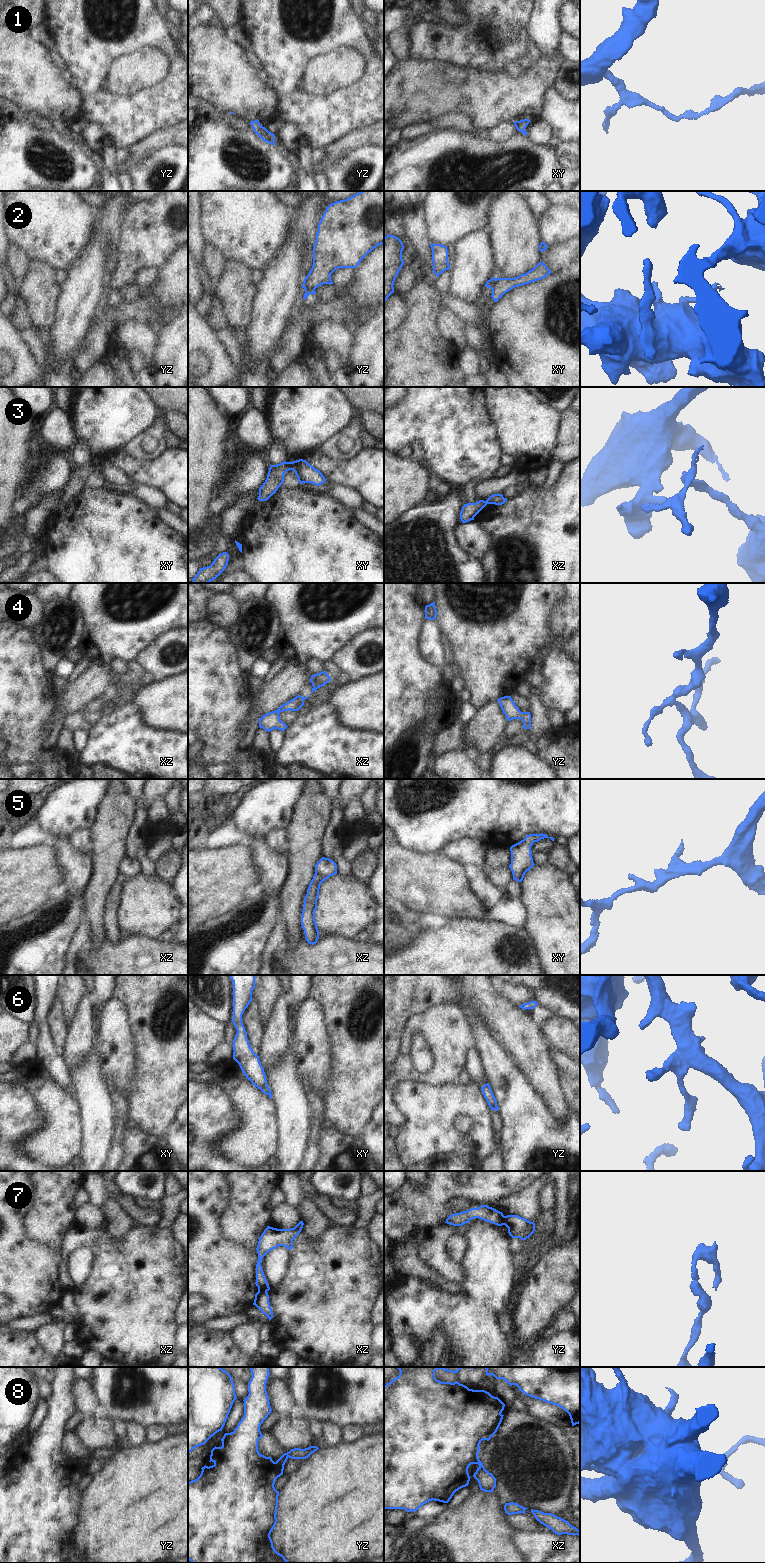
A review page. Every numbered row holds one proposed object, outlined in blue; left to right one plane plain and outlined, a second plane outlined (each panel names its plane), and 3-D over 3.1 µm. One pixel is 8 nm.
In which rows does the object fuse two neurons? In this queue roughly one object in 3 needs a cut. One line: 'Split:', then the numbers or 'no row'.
Split: 2, 3, 7, 8

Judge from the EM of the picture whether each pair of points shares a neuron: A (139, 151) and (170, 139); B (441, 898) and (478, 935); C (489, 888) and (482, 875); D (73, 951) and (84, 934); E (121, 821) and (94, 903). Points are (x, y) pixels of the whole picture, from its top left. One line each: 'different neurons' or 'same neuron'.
A: same neuron
B: different neurons
C: same neuron
D: same neuron
E: same neuron

